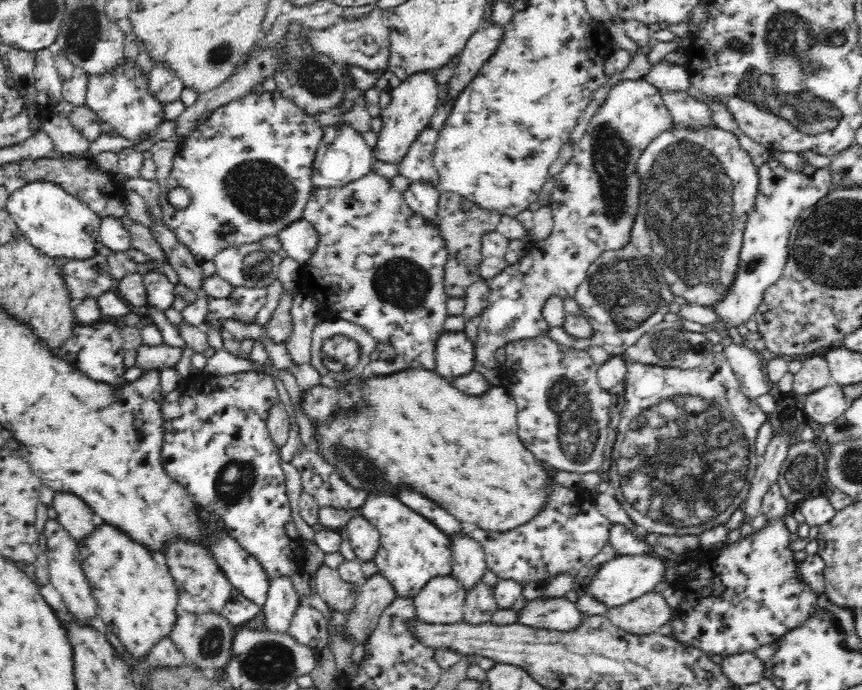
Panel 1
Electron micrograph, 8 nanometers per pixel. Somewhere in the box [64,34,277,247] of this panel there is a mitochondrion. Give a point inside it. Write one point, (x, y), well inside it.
(220, 54)

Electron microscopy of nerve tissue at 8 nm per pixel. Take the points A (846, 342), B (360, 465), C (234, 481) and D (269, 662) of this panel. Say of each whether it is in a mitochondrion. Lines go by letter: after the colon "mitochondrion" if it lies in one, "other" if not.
A: other
B: mitochondrion
C: mitochondrion
D: mitochondrion

